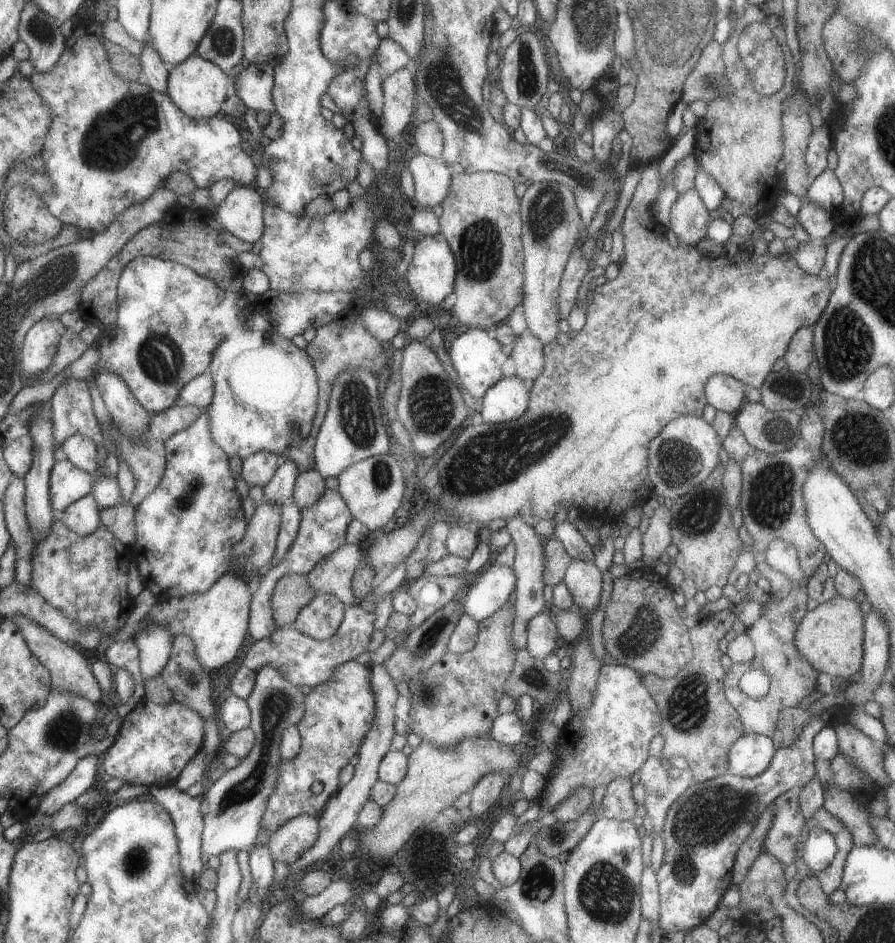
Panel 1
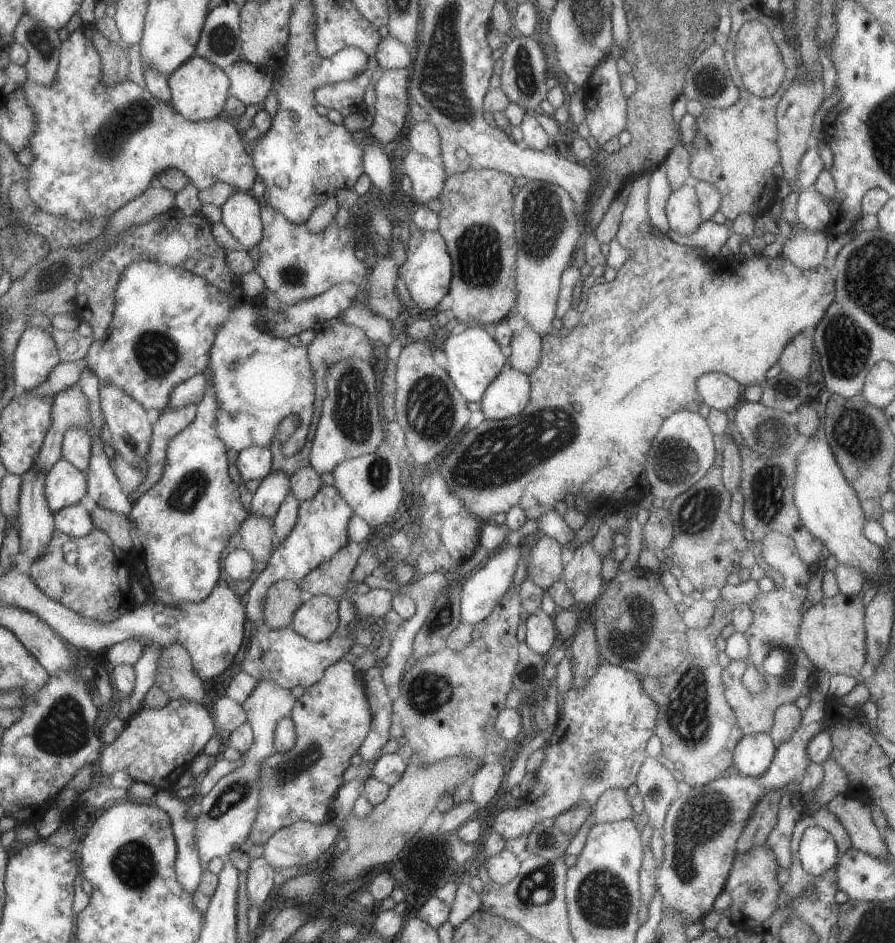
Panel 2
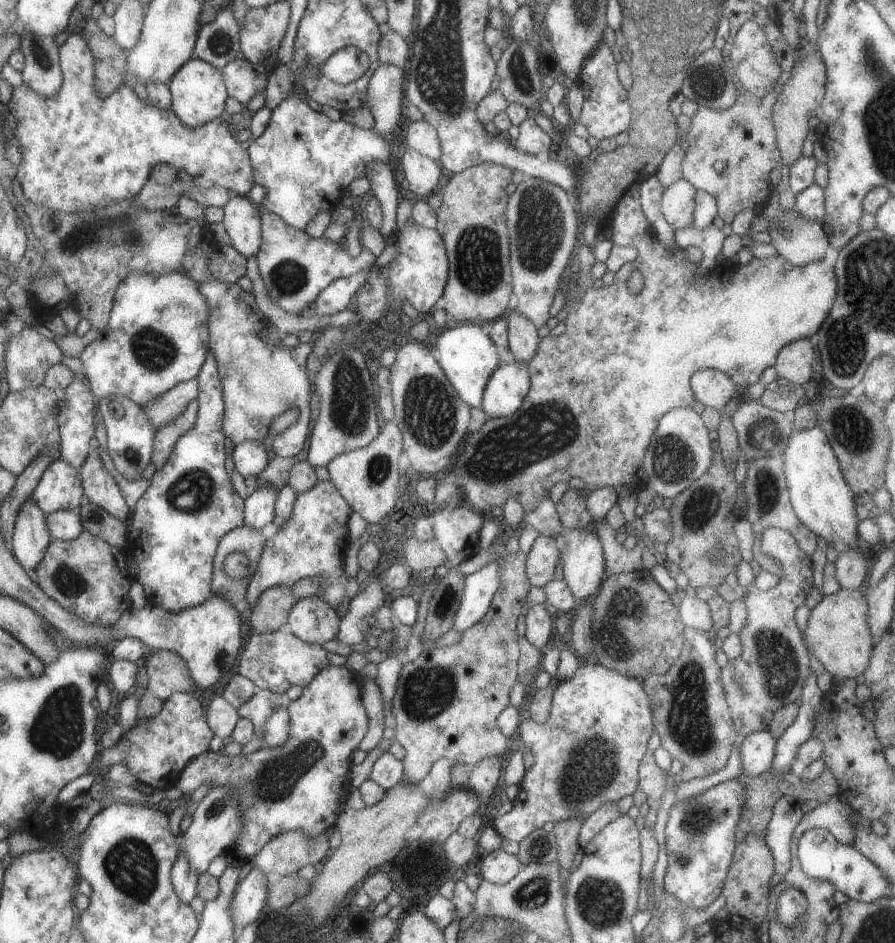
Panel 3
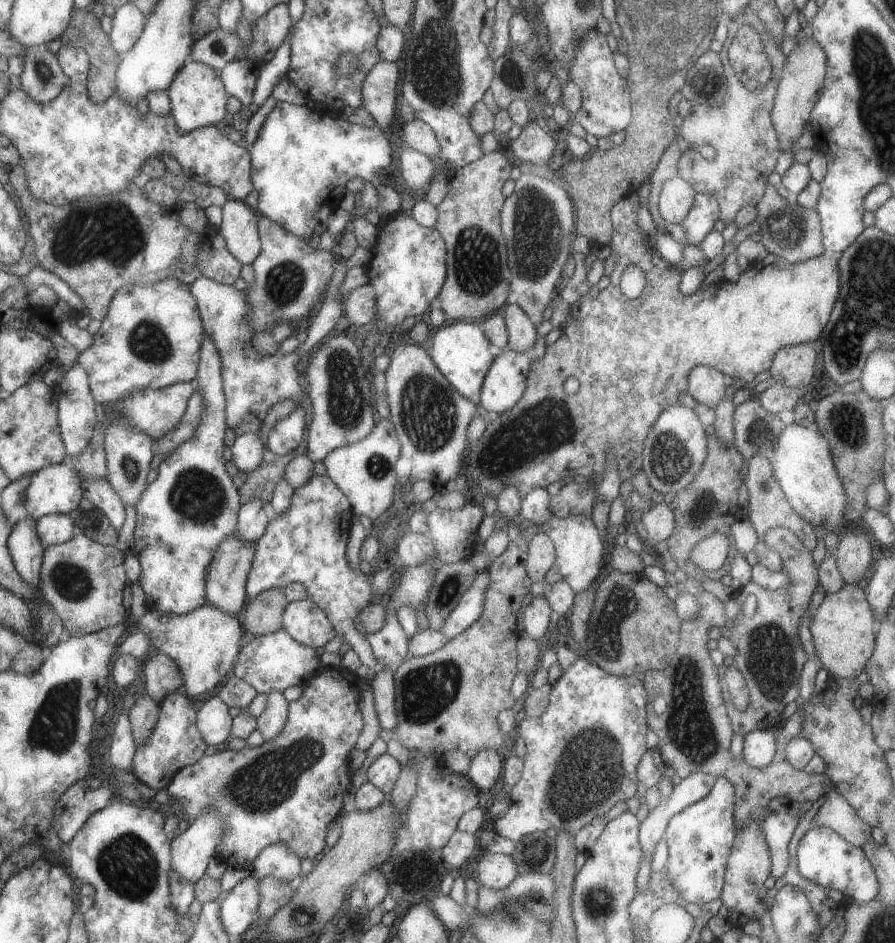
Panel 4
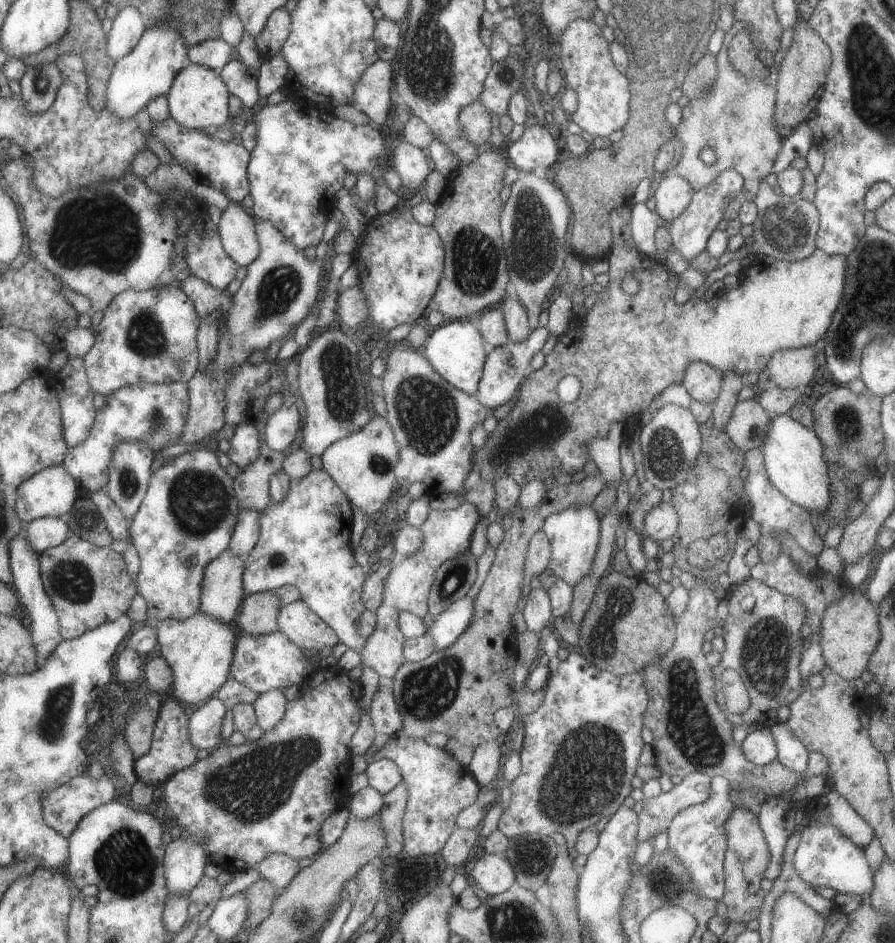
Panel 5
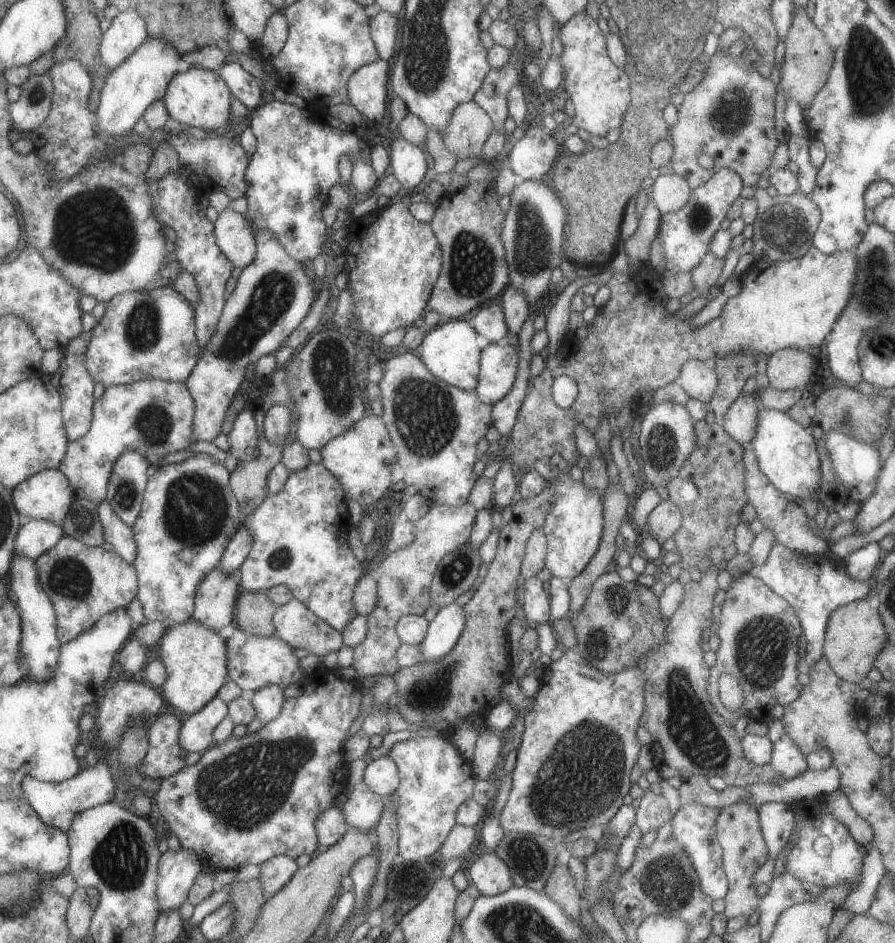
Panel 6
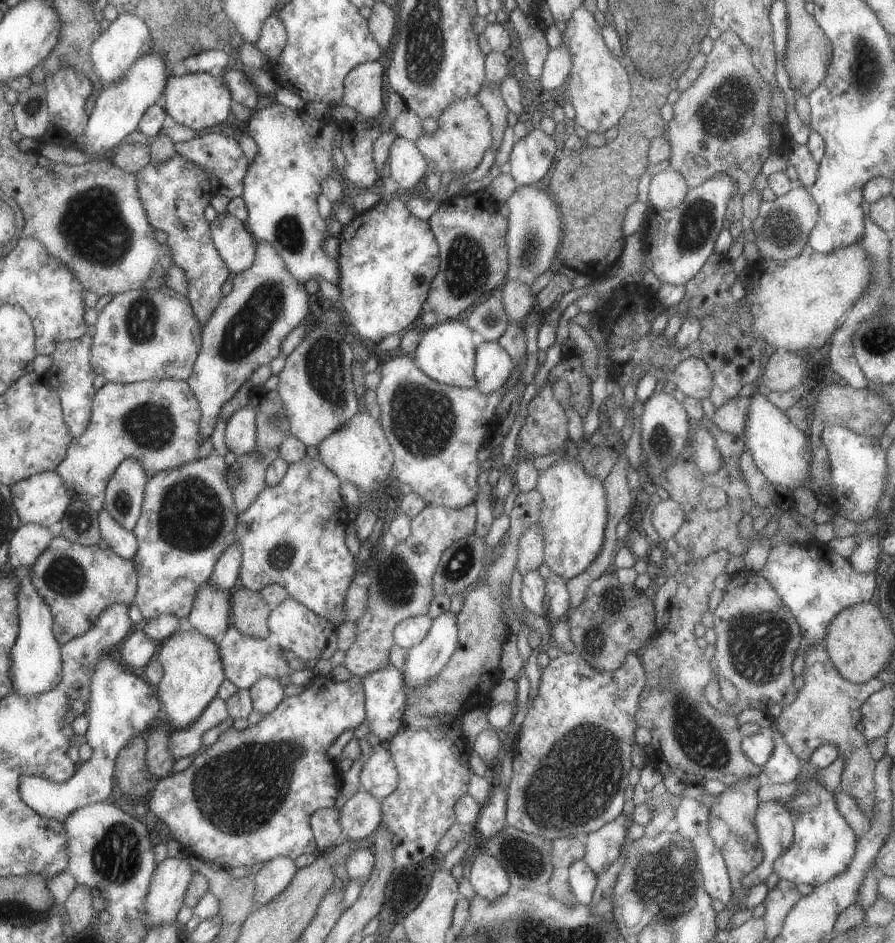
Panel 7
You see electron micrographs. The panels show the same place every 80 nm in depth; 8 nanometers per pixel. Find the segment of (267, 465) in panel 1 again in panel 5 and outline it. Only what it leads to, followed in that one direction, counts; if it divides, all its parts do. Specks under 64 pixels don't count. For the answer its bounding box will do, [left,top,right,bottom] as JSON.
[228,421,260,468]

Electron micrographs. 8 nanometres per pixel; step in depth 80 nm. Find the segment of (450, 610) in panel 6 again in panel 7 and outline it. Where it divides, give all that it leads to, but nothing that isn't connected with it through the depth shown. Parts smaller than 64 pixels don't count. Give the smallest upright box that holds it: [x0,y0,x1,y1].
[401,611,458,687]

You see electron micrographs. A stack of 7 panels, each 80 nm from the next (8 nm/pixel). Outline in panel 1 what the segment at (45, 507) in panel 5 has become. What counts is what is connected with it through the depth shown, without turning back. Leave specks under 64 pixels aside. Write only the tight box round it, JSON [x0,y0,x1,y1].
[50,457,95,513]

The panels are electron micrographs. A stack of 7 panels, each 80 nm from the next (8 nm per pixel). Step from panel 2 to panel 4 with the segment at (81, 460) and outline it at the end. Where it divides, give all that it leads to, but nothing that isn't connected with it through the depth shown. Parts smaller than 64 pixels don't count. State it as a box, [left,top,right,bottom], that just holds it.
[57,364,97,459]

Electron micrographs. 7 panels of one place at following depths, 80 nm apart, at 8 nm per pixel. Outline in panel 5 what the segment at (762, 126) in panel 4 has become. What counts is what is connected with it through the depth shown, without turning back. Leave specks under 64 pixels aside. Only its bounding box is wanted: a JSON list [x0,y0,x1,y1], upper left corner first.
[673,21,783,222]

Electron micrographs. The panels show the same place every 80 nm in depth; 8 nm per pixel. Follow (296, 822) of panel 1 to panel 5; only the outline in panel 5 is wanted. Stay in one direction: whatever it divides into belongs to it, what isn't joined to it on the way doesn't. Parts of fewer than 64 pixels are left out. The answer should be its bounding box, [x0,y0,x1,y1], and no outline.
[253,852,300,890]

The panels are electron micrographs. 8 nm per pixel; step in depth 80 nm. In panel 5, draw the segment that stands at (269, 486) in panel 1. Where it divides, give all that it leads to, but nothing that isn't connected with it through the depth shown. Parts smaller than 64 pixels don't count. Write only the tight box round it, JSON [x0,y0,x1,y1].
[228,509,259,558]

